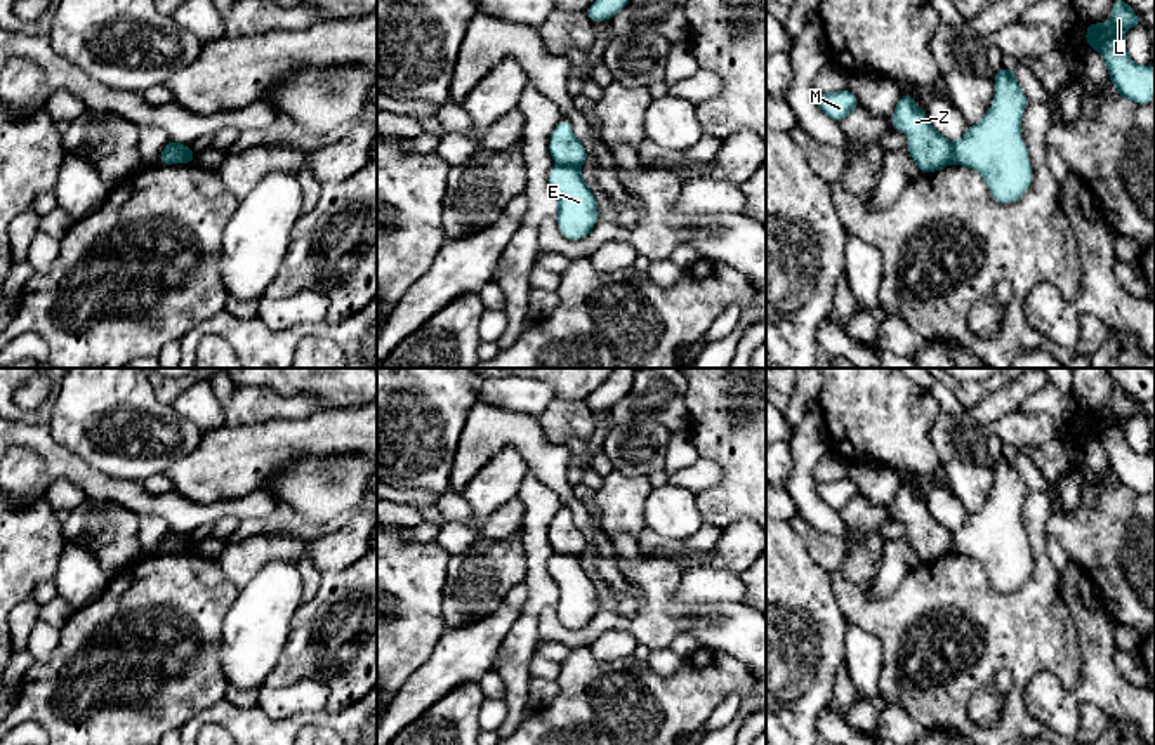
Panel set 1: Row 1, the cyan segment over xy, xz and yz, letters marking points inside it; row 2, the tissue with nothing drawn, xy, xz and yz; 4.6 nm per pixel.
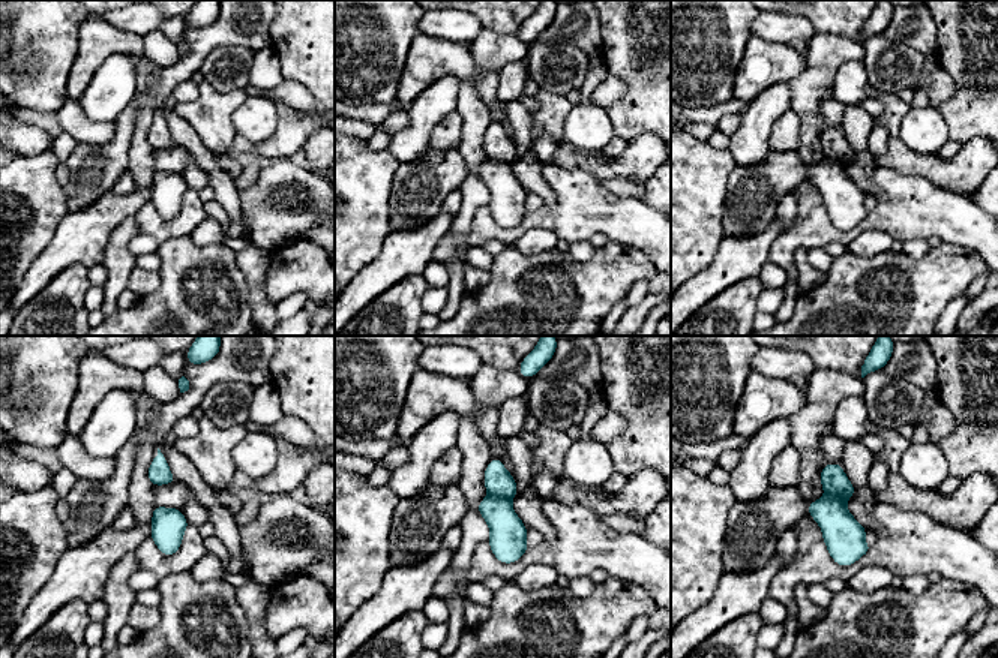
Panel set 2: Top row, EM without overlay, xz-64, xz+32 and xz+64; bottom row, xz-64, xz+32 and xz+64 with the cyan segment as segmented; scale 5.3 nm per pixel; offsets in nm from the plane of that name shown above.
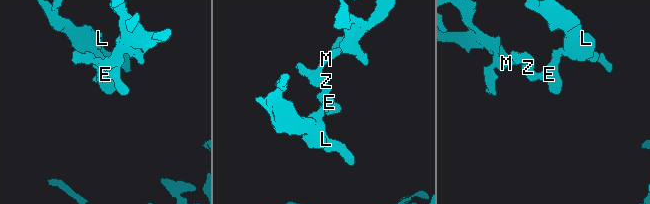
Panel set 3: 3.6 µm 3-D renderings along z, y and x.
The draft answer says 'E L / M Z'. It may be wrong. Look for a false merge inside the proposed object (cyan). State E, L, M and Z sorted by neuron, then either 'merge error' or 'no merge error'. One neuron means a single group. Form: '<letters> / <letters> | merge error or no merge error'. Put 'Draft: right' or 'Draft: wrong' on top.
Draft: right
E L / M Z | merge error

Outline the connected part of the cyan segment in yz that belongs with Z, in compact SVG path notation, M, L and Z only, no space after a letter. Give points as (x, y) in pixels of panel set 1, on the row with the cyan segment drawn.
M903 92L891 116L893 130L908 135L908 155L921 174L936 172L954 163L954 142L943 137L927 118L927 109L919 109L915 99Z

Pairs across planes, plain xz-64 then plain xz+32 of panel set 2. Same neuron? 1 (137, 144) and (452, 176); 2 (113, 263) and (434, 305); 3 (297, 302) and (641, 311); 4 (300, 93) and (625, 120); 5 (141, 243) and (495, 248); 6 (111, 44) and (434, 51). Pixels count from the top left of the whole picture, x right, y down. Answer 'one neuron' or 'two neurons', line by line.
1: two neurons
2: two neurons
3: two neurons
4: two neurons
5: one neuron
6: one neuron

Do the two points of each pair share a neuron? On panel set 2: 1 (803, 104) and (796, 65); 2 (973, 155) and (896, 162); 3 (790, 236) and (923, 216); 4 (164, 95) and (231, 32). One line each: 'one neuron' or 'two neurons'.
1: two neurons
2: one neuron
3: one neuron
4: one neuron

